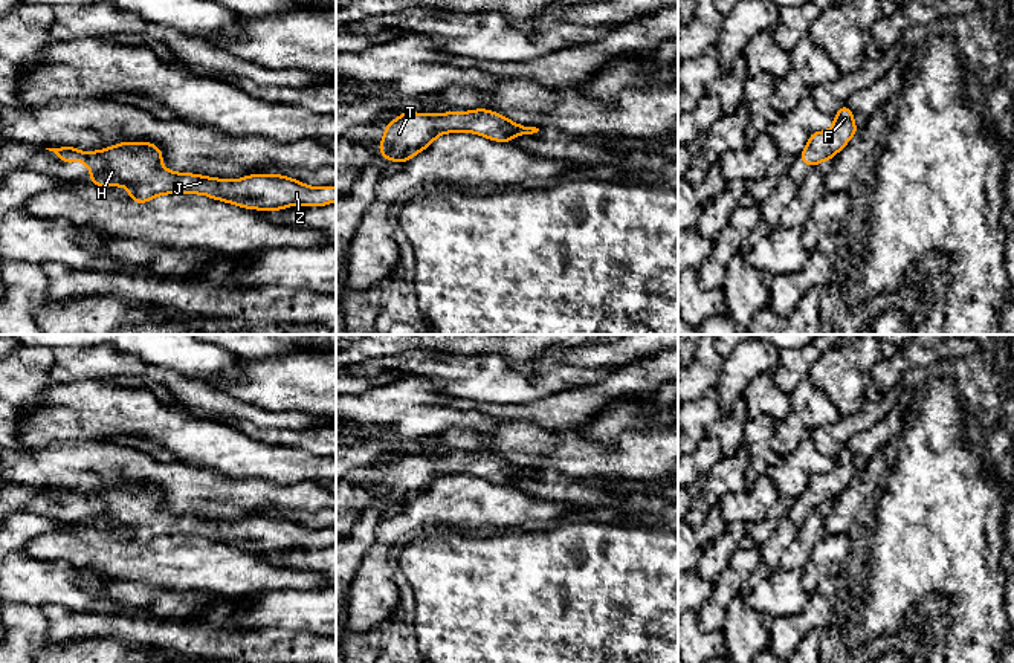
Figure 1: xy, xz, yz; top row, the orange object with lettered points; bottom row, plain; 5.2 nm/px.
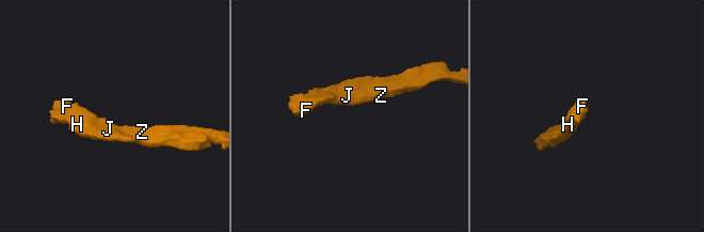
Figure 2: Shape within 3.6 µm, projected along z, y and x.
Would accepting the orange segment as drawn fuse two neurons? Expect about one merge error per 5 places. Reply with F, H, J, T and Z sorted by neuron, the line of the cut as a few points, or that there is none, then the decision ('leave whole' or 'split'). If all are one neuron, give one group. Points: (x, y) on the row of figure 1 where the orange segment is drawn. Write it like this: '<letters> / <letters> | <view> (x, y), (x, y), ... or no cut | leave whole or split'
F H J T Z | no cut | leave whole

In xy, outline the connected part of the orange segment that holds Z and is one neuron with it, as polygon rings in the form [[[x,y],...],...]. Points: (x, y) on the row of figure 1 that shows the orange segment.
[[[121,142],[84,153],[72,147],[46,148],[64,163],[82,160],[96,186],[125,186],[130,200],[147,203],[160,194],[205,194],[240,208],[279,211],[292,205],[336,202],[336,186],[313,188],[278,174],[250,174],[237,180],[173,173],[162,167],[162,150],[150,142]]]

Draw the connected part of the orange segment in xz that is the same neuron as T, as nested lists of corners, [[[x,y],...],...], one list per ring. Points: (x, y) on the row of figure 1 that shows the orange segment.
[[[486,108],[437,115],[406,112],[386,124],[379,151],[382,157],[399,165],[426,150],[440,134],[455,131],[469,131],[492,141],[510,142],[515,136],[533,134],[539,128],[518,125]]]

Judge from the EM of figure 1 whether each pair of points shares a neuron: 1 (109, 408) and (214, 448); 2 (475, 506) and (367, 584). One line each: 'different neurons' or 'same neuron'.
1: same neuron
2: same neuron

